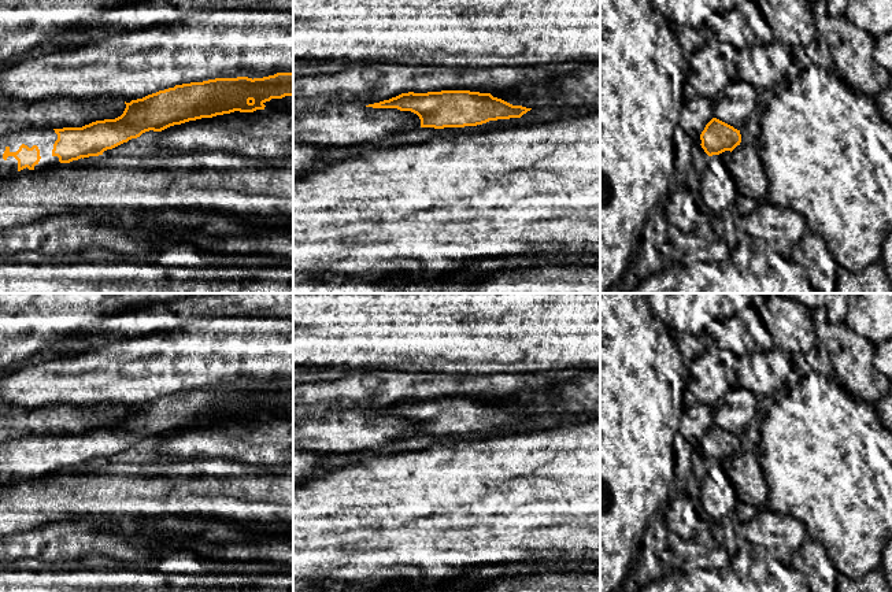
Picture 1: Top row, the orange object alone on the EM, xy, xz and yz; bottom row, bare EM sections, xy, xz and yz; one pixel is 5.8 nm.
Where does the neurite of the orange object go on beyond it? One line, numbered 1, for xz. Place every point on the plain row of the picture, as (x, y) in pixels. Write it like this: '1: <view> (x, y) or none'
1: none

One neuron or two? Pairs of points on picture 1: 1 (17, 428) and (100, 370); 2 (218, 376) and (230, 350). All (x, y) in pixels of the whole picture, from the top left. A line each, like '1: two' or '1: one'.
1: two
2: one

